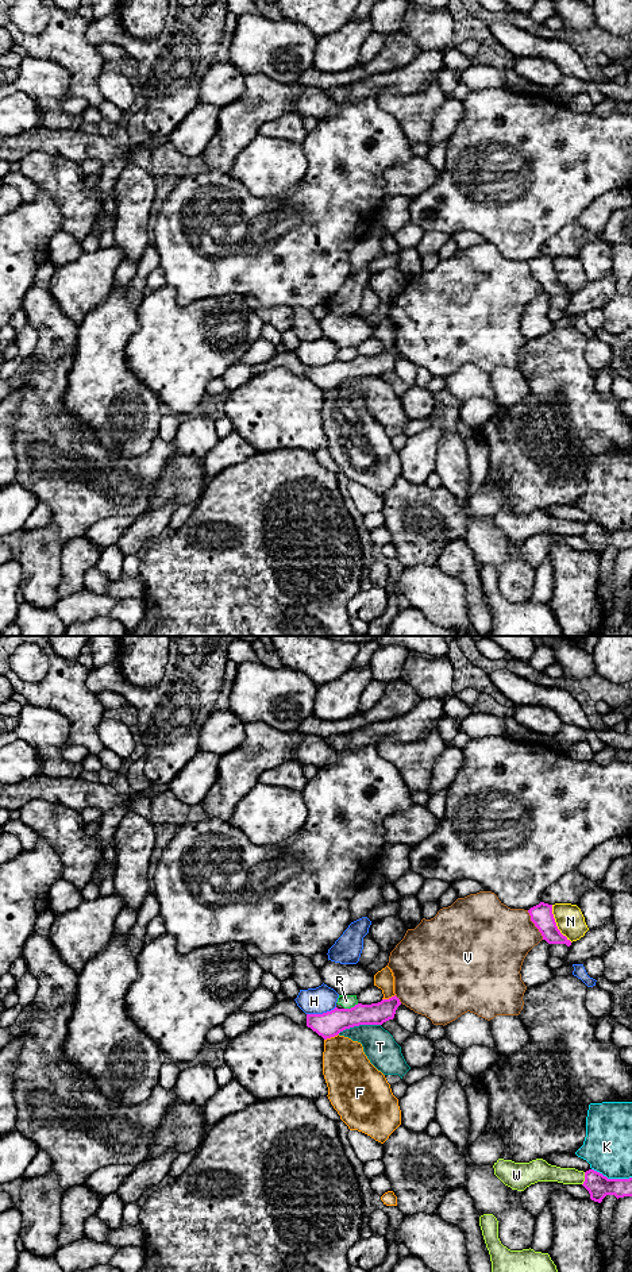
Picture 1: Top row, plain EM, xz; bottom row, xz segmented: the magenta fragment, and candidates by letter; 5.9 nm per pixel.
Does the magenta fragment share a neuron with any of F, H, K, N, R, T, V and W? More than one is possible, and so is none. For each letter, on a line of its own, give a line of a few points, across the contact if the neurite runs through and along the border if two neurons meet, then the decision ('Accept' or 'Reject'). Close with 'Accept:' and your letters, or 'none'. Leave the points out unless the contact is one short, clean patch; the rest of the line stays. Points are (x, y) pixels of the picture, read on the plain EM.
F: Reject
H: Reject
K: Reject
N: Reject
R: Line: xz (358, 355), (345, 361). Reject
T: Reject
V: Reject
W: Reject
Accept: none

